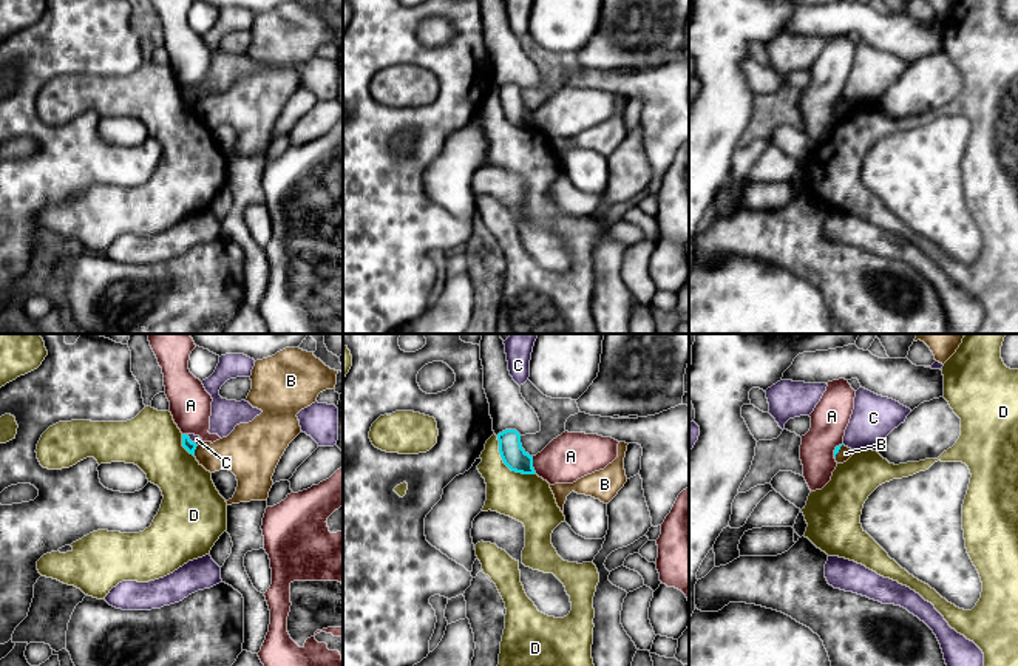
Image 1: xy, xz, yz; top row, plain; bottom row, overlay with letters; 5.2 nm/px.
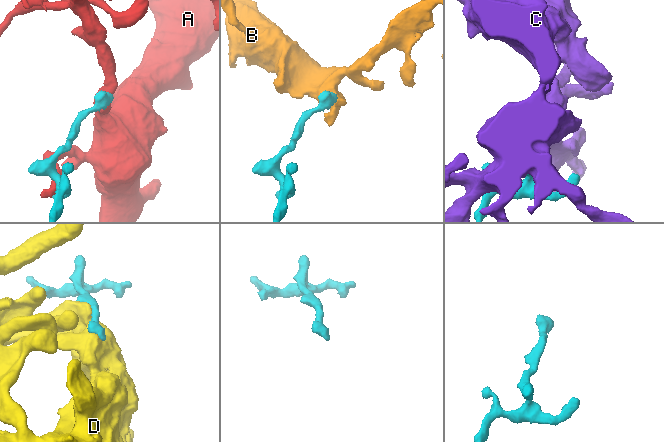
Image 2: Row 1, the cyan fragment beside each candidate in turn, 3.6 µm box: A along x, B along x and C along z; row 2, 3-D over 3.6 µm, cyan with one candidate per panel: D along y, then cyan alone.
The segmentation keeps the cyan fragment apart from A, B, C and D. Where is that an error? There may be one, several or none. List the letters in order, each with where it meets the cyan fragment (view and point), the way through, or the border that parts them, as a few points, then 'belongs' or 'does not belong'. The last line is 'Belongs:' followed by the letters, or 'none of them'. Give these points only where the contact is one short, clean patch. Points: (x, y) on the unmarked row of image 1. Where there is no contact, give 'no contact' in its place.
A: xz (532, 118) | does not belong
B: xy (195, 102) | along xy (198, 99), (193, 108) | does not belong
C: xy (190, 95) | does not belong
D: xz (507, 119) | does not belong
Belongs: none of them

